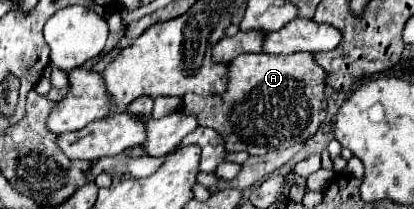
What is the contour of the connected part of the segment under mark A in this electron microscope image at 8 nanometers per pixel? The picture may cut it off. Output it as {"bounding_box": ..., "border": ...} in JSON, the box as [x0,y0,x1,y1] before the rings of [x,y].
{"bounding_box":[181,53,327,155],"border":[[[249,53],[249,55],[239,55],[235,57],[235,61],[229,63],[225,93],[207,97],[187,93],[183,97],[185,109],[181,107],[181,113],[193,115],[201,127],[215,129],[225,143],[225,151],[247,151],[249,155],[265,155],[275,149],[287,149],[315,135],[315,131],[319,129],[319,125],[325,121],[327,115],[327,101],[323,87],[325,87],[325,73],[323,69],[319,69],[319,65],[315,65],[315,59],[309,53],[293,53],[283,57]]]}

